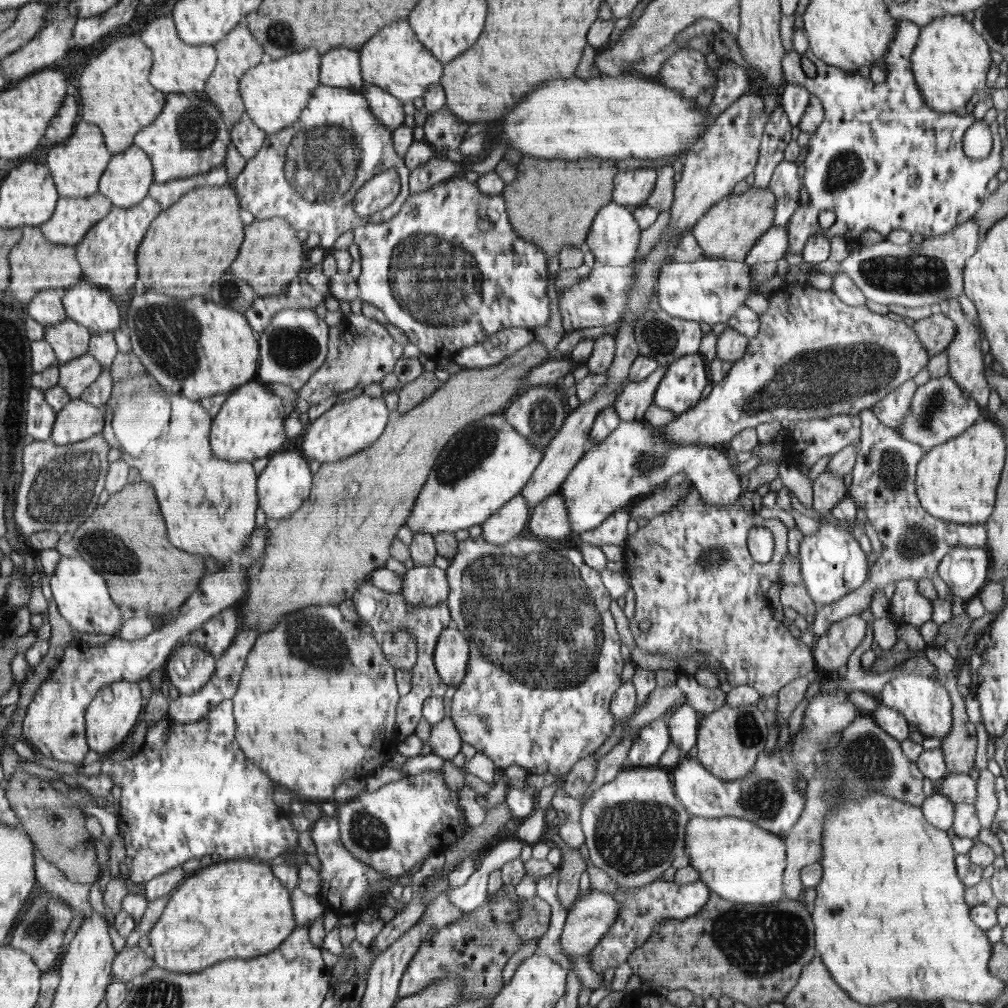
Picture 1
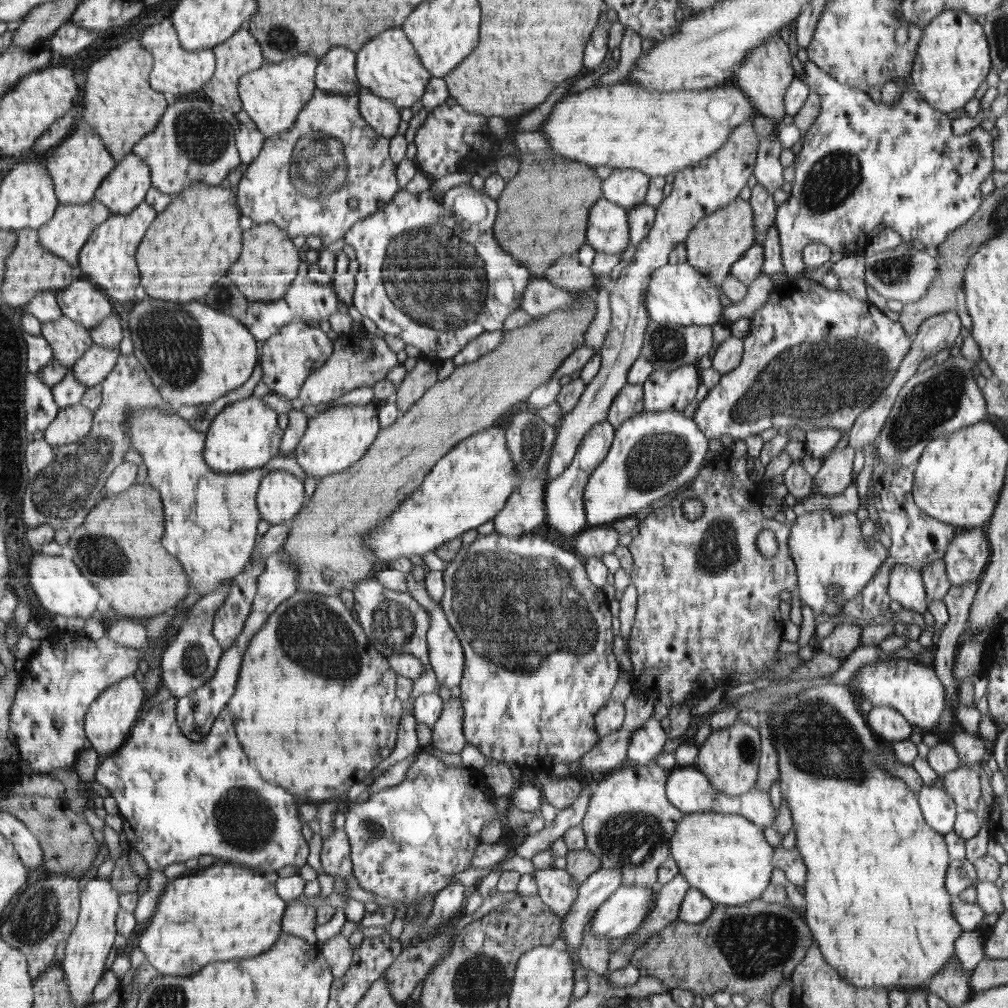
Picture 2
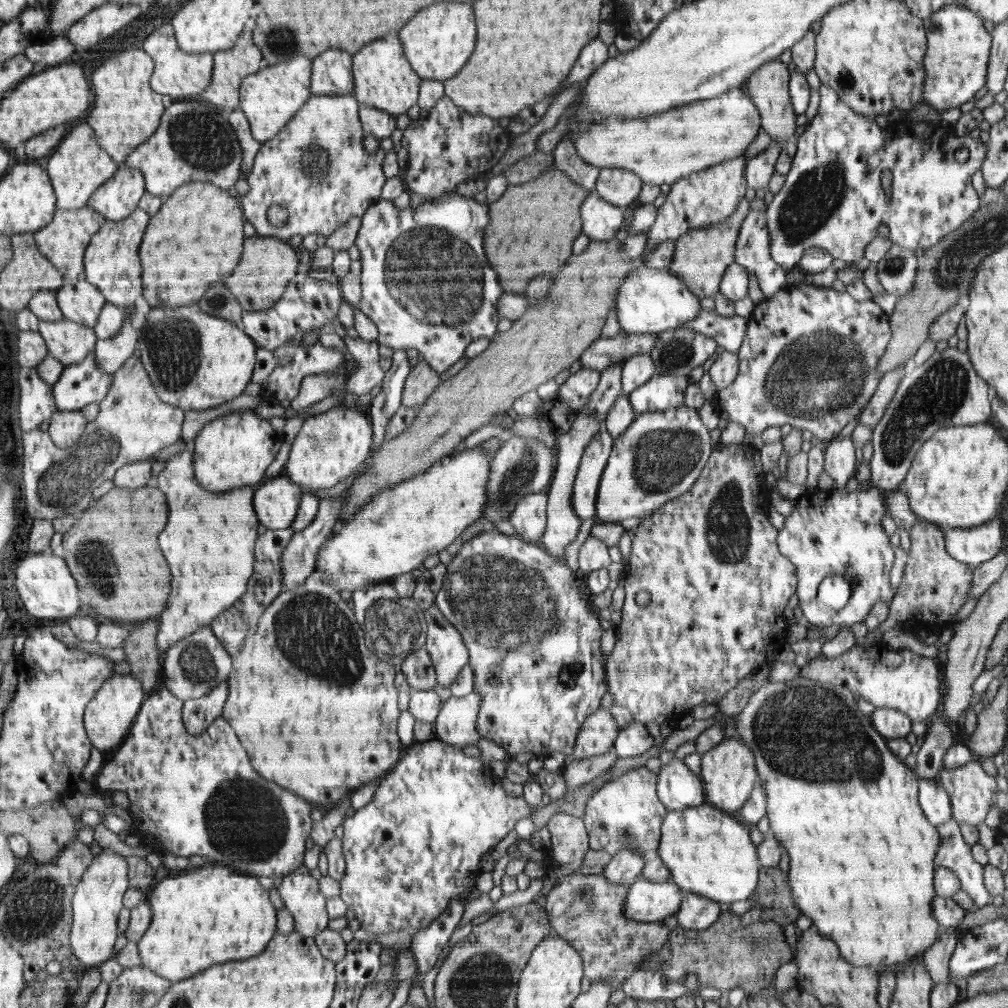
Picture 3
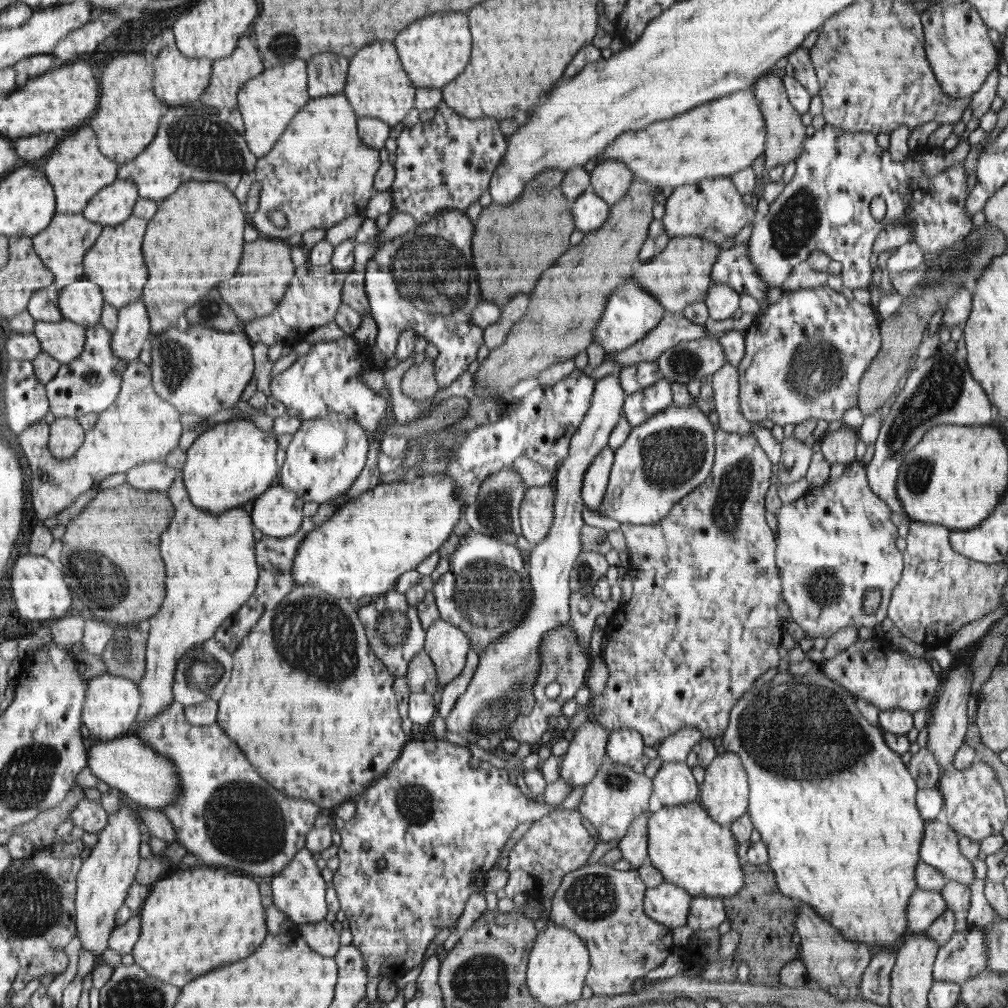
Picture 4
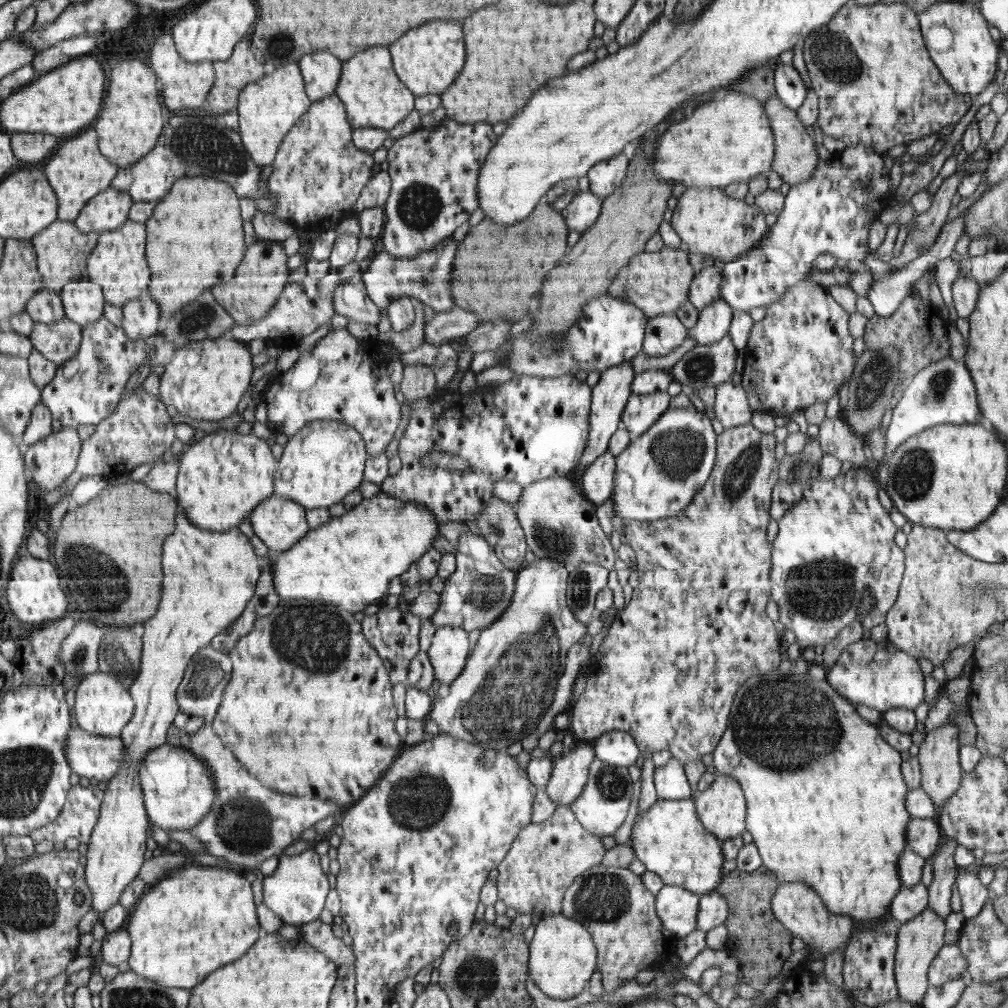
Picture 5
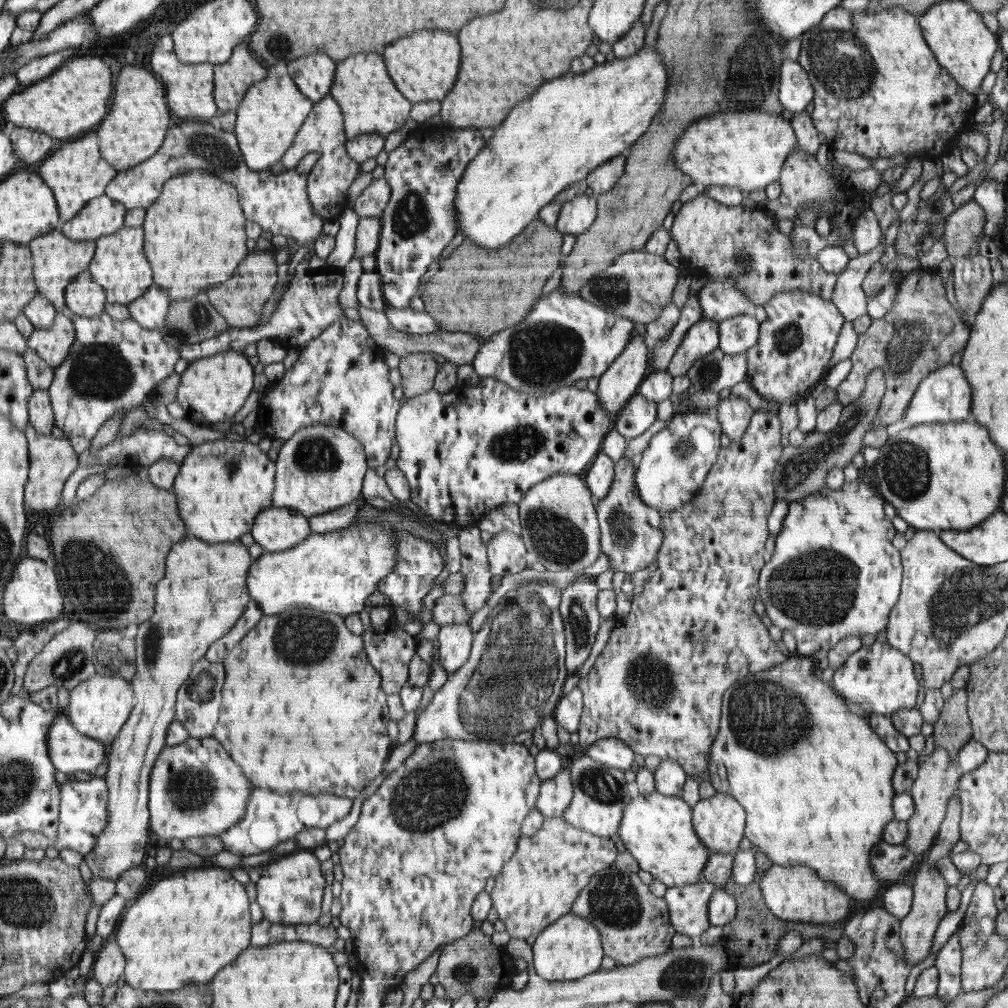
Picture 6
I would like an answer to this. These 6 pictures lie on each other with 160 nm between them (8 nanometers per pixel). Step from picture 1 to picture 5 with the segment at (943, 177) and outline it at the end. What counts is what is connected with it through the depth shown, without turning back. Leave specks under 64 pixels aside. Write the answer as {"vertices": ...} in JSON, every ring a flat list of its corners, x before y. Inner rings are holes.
{"vertices":[[857,144,847,146,844,151,831,155,830,159,820,159,816,170,806,182,790,187,784,197,782,208,777,213,777,221,769,226,767,236,753,246,750,251,740,255,734,262,724,263,719,298,725,300,732,310,748,312,758,306,766,306,783,298,791,286,808,278,814,261,820,254,832,254,837,260,846,260,847,267,852,271,852,279,848,286,859,296,866,297,871,287,872,273,864,265,868,254,868,233,872,222,878,220,884,206,892,199,888,192,889,174,884,177,884,161,882,155,873,151,874,148]]}

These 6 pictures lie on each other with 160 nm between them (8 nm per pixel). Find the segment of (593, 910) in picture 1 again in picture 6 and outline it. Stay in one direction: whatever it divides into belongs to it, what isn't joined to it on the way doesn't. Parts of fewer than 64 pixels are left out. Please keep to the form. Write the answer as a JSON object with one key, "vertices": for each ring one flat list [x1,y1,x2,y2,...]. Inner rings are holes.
{"vertices":[[700,880,666,889,663,898,667,901,671,924,676,927,676,933,697,940,710,928,709,900,717,888,715,884]]}

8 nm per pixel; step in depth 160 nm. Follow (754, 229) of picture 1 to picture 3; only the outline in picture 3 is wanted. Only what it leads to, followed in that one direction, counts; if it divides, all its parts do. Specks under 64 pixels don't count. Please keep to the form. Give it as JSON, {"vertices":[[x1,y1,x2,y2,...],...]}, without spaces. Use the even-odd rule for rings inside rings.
{"vertices":[[743,199,737,211,724,222,692,229,675,241,674,260,670,264,671,271,683,280,688,290,700,299,712,297,720,290,723,274,734,261,736,241,741,224,749,213,749,200]]}

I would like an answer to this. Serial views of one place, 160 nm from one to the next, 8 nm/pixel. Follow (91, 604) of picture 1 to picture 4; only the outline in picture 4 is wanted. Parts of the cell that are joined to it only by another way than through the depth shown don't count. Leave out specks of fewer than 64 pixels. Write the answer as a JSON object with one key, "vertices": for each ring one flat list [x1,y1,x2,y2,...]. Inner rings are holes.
{"vertices":[[26,554,16,560,12,568,12,580,10,580,12,594,16,601,19,615,26,620,48,620,48,618,60,618,70,610,72,596,70,588,64,582,64,574,44,556,32,556]]}

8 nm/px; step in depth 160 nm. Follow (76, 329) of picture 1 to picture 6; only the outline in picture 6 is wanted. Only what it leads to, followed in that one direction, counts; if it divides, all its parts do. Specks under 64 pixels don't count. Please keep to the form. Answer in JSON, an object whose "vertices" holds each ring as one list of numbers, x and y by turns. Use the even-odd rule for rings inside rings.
{"vertices":[[69,313,56,315,50,328,34,328,27,338,27,348,55,369,67,360,75,342,75,325]]}

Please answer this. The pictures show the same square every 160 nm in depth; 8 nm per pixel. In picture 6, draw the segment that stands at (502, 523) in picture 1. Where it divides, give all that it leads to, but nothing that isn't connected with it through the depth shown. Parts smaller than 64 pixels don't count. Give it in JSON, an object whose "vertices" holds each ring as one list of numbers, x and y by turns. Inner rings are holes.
{"vertices":[[554,475,537,483,518,503,521,538,529,557,550,572,578,572,592,566,602,547,594,504,591,490,580,475]]}

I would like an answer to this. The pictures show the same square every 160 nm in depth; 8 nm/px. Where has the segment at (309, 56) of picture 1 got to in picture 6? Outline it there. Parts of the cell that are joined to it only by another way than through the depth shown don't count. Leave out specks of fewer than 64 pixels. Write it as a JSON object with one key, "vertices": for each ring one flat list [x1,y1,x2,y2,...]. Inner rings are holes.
{"vertices":[[288,74,259,80,256,88,248,92,248,100,244,100,244,108,238,108,238,119,234,133,238,137,239,148,242,150,248,168,254,171,269,170,281,160,295,140,296,133,311,115,312,102]]}

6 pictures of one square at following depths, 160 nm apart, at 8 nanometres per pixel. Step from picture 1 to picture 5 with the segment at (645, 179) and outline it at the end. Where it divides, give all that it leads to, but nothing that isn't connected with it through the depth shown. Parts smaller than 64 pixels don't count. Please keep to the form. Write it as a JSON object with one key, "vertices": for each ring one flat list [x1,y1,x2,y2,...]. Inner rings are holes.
{"vertices":[[630,151,602,160,587,172,589,190,596,196,605,197,614,194,626,179,630,166]]}

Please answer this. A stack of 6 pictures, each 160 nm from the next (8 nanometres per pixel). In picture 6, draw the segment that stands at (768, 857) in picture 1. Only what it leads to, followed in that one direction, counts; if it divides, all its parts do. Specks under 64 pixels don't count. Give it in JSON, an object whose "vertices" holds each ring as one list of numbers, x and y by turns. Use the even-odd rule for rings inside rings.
{"vertices":[[658,791,649,795,639,792,637,796,632,797,623,812,623,820,616,836,619,836,624,843,625,850,637,860,638,866,650,872,656,880,666,884,667,888,699,882,703,875,703,868,706,867,711,854,696,834,692,806,681,797,664,796]]}

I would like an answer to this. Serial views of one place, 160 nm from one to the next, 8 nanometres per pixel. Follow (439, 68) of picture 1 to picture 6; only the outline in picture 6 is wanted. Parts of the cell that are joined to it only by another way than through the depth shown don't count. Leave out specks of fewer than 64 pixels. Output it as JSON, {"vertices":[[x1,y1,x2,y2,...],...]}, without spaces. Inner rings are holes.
{"vertices":[[360,54,342,60,331,93,343,110,348,139,366,133,388,135,402,127,411,116,411,101,396,88,395,81,387,73,386,62,376,54]]}

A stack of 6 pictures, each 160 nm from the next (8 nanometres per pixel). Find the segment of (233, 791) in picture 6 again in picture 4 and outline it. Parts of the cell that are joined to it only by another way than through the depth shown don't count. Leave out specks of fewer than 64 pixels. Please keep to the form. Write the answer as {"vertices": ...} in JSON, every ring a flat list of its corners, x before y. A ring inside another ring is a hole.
{"vertices":[[136,735,124,736,118,740,97,741,88,748,88,768,98,780,103,780,113,788,118,788,128,799,150,810,162,811,179,798,181,778,173,760,156,752]]}

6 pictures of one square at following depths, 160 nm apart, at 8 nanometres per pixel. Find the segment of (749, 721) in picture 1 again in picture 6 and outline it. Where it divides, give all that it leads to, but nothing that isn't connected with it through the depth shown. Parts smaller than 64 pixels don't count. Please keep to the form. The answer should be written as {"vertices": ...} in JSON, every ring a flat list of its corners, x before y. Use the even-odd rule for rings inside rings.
{"vertices":[[717,792,712,798,700,799,693,807,694,827,703,845,710,853,736,854,740,849,740,840,746,835,746,812,738,800,729,794]]}

